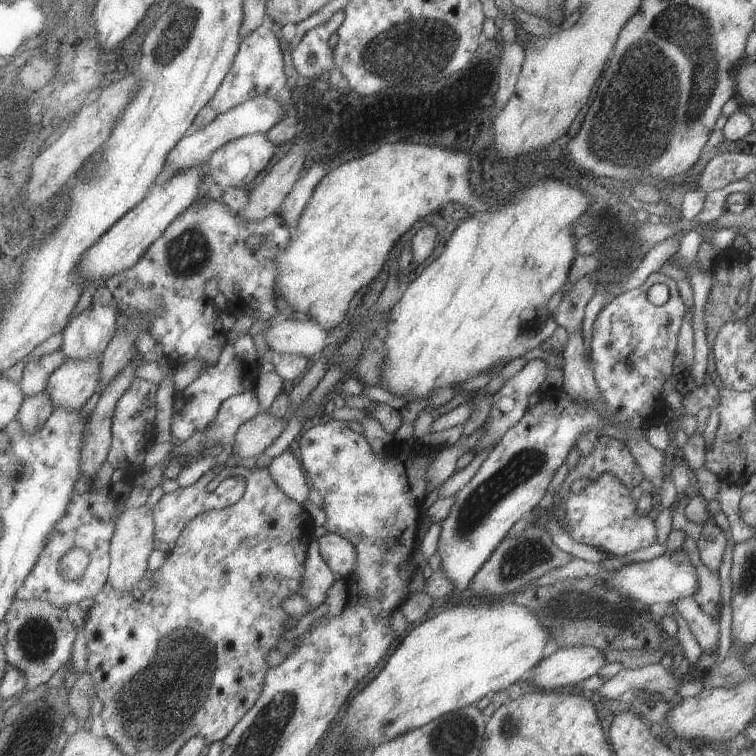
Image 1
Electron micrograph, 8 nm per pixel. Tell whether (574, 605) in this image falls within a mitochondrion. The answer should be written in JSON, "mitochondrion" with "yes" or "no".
{"mitochondrion":"yes"}

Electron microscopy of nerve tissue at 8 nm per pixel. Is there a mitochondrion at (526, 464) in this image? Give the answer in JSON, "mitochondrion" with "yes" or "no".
{"mitochondrion":"yes"}

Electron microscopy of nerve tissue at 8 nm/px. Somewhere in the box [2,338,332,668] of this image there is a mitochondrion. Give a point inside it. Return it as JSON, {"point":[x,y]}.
{"point":[35,638]}

